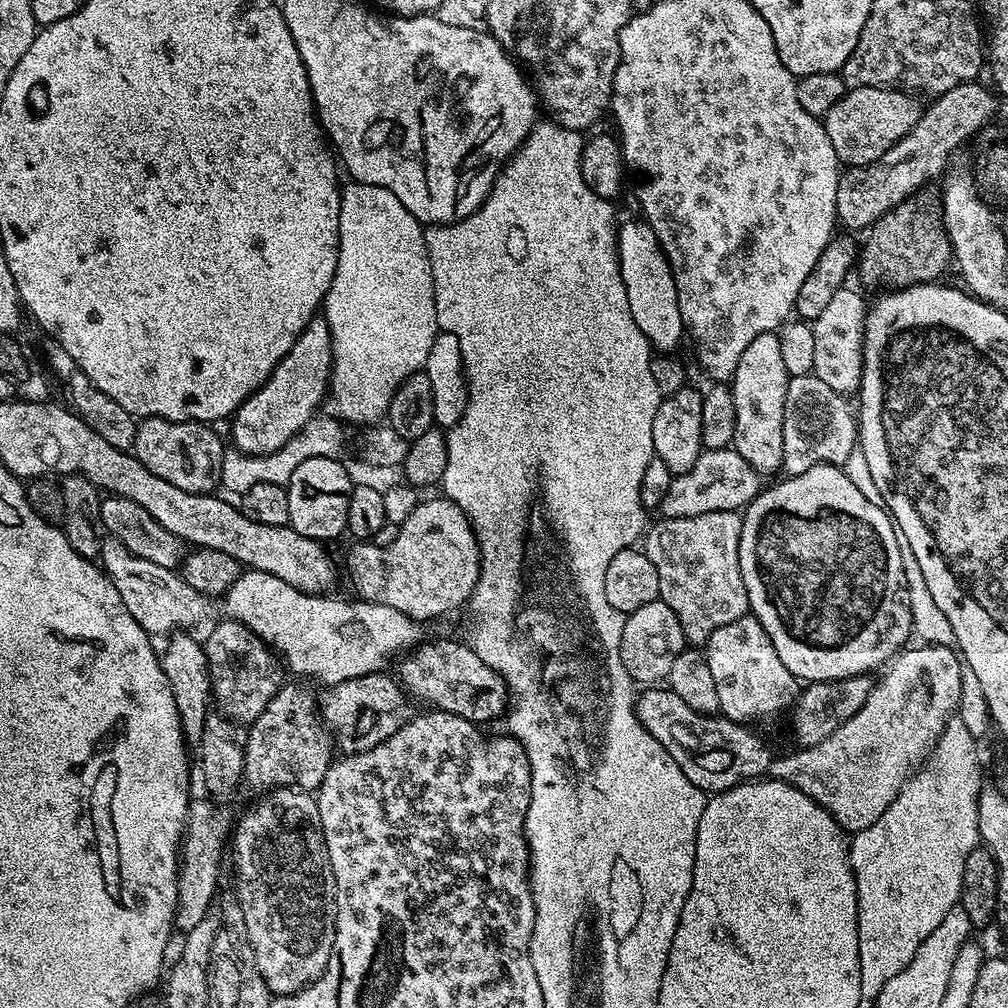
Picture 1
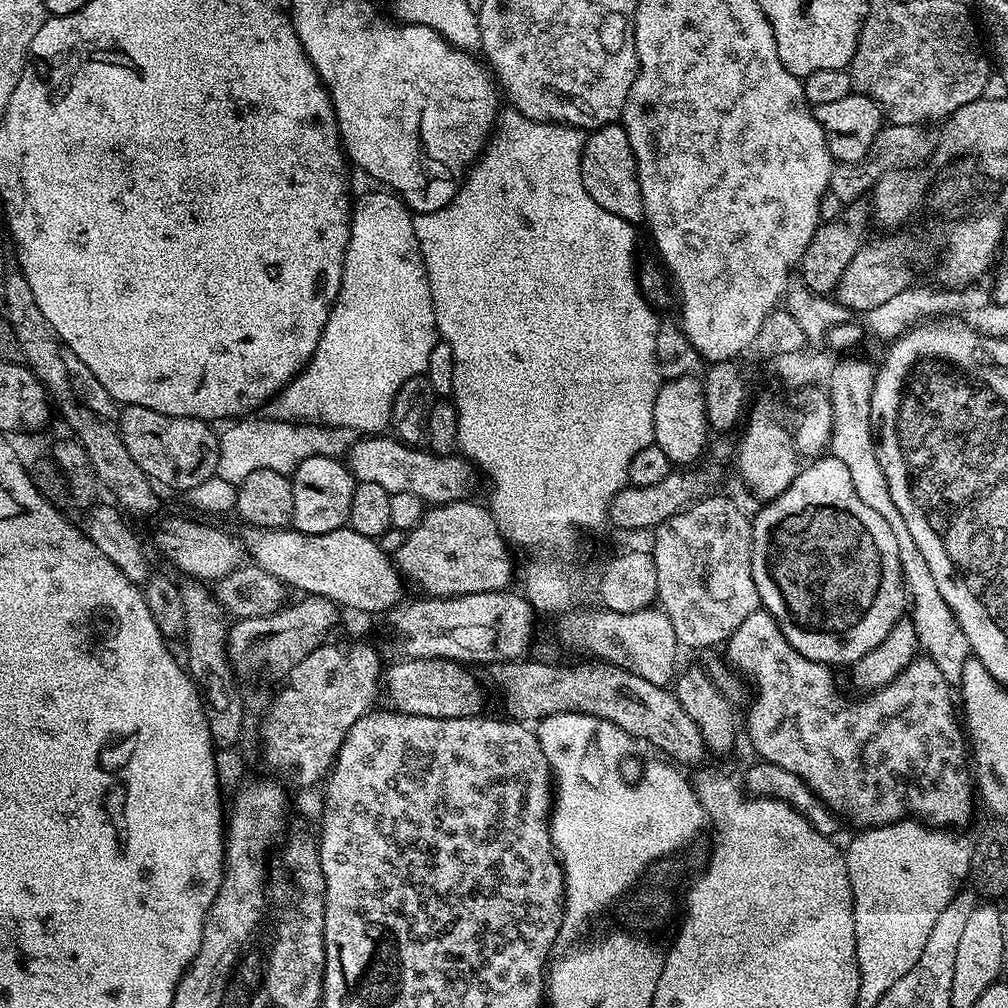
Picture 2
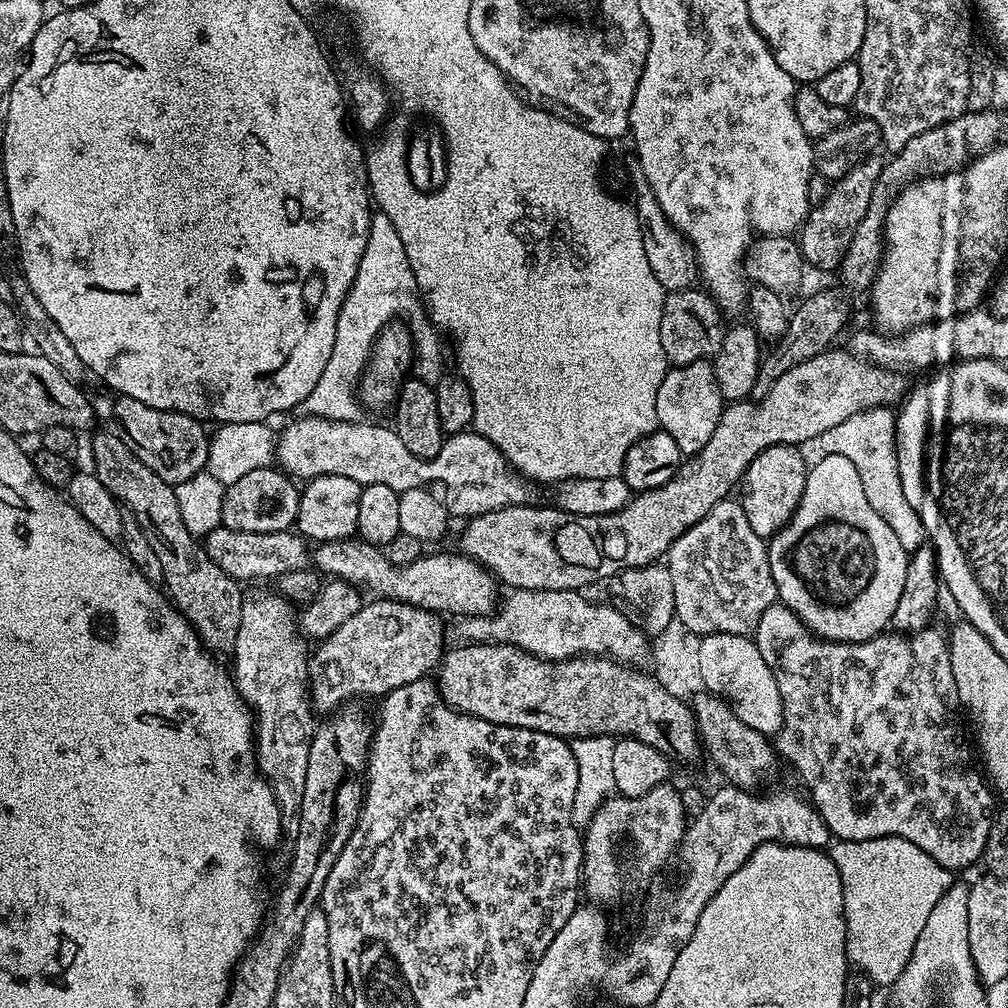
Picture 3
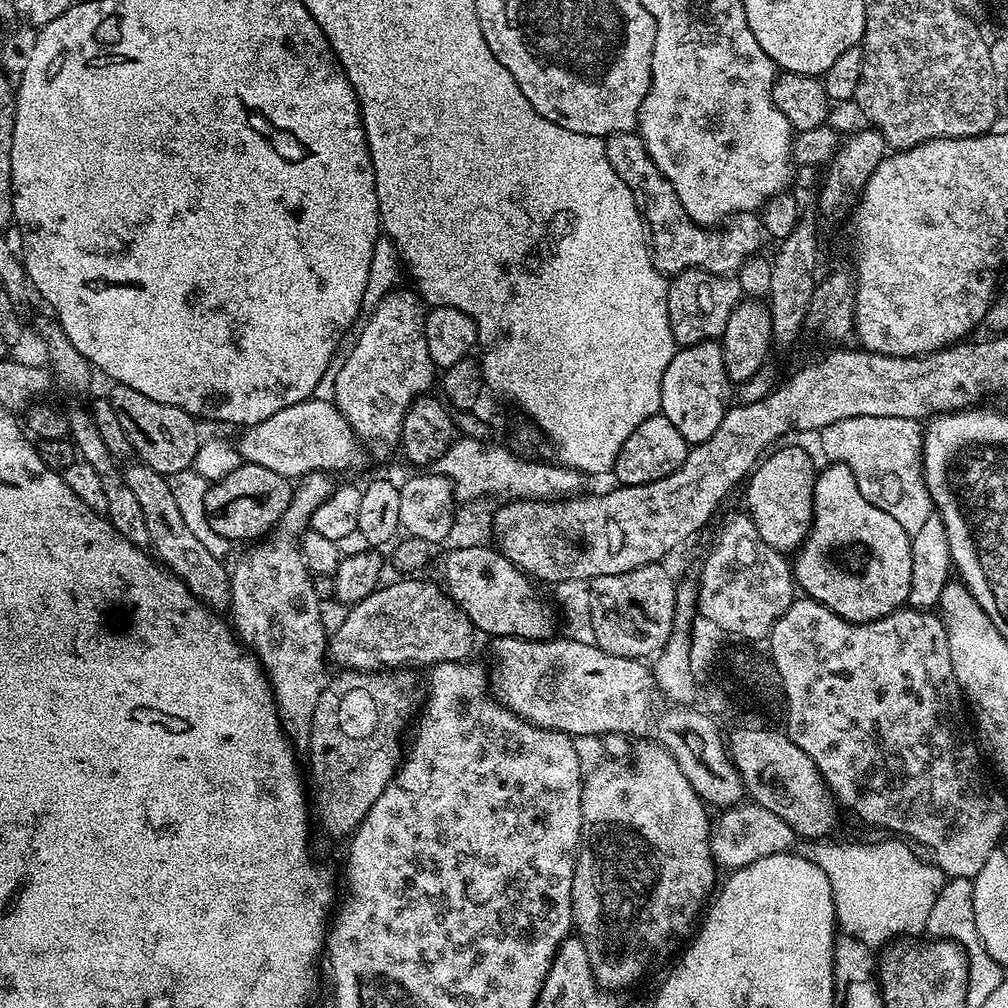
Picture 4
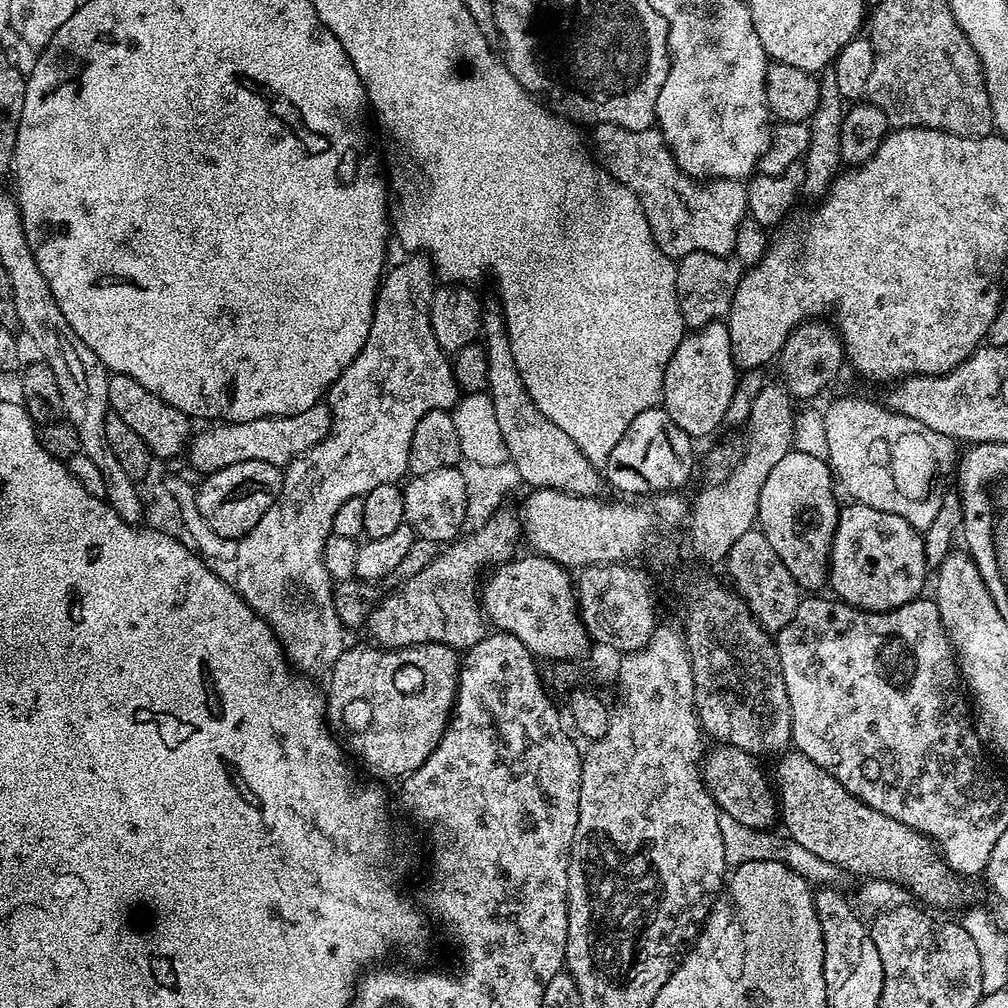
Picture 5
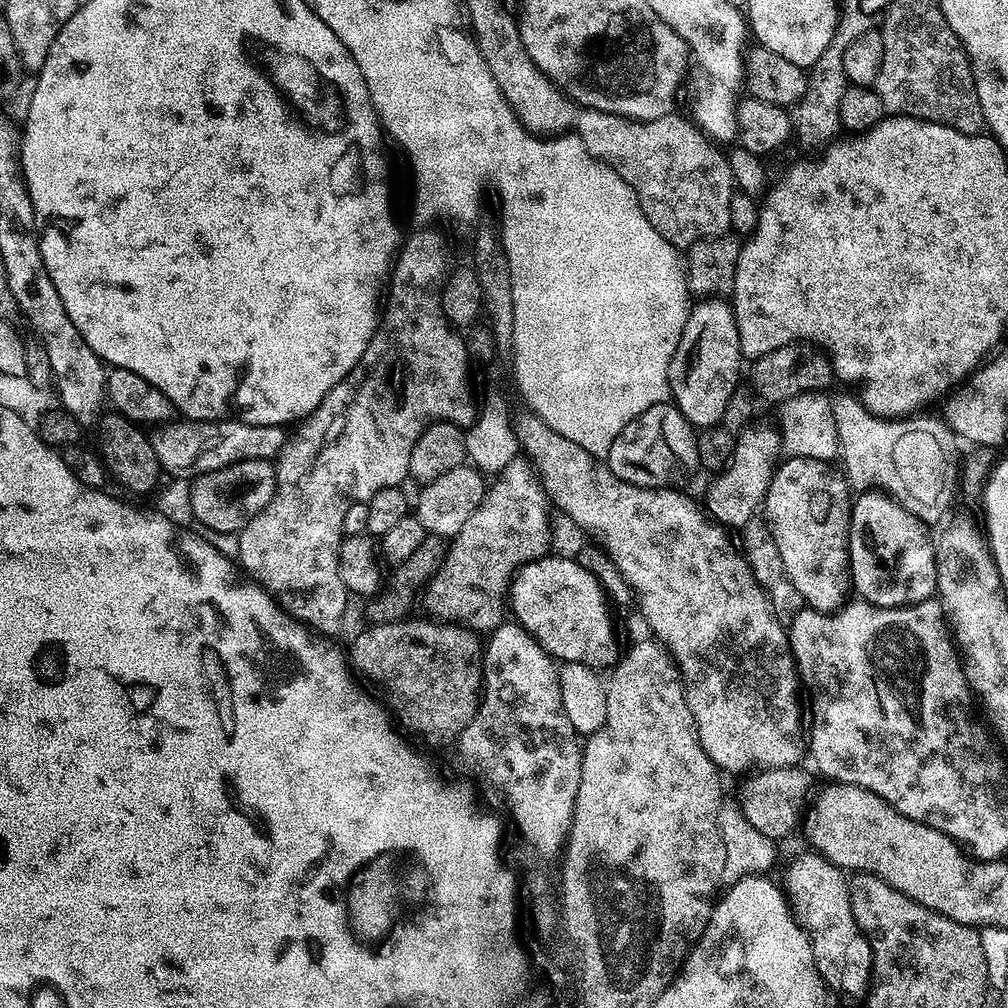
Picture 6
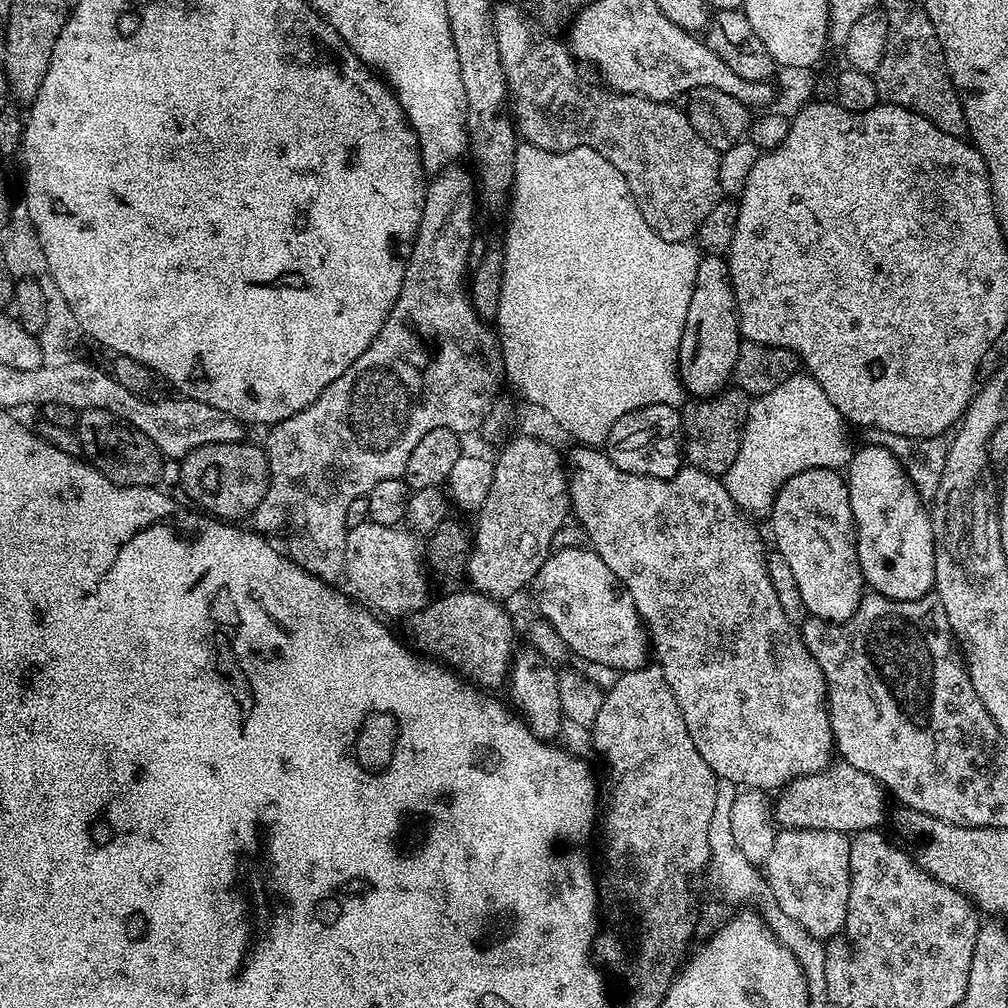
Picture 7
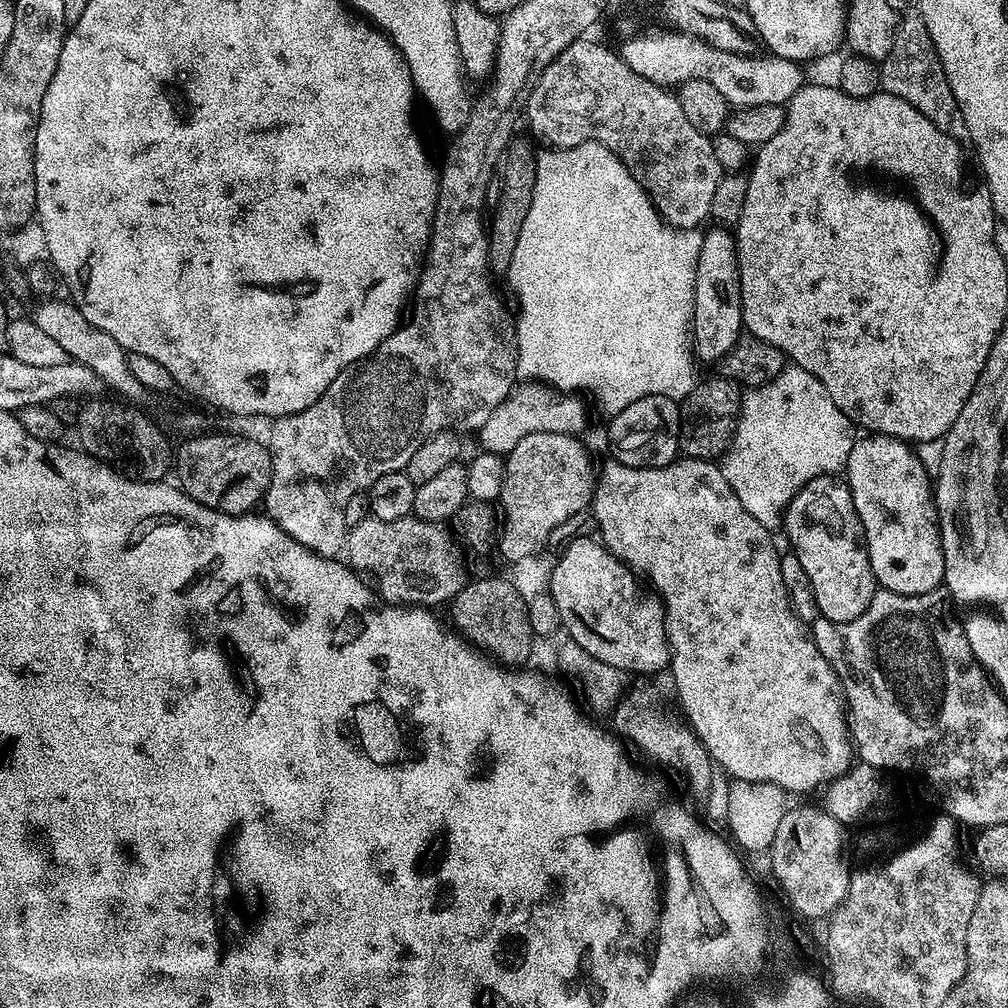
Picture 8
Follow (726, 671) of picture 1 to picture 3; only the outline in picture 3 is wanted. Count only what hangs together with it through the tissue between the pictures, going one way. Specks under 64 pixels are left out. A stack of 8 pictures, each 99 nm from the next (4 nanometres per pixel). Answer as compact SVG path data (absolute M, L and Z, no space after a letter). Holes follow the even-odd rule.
M777 602L768 607L766 614L762 614L754 639L758 650L762 652L762 657L773 671L774 678L777 679L778 691L782 698L784 721L780 732L774 736L774 747L779 759L789 760L793 770L804 779L810 803L826 822L829 833L837 841L869 840L883 836L906 838L906 842L914 842L914 846L926 850L926 854L930 854L934 862L949 870L957 870L956 868L968 868L975 860L977 863L983 857L986 838L990 838L990 826L998 804L994 799L993 789L982 775L981 769L972 768L974 748L970 740L968 745L968 740L964 737L964 728L960 725L961 713L958 709L961 702L958 698L958 686L954 682L954 670L950 666L948 642L945 633L935 632L934 628L929 626L909 636L899 631L888 630L879 636L871 636L869 640L856 641L853 644L841 640L823 640L809 630L790 609Z

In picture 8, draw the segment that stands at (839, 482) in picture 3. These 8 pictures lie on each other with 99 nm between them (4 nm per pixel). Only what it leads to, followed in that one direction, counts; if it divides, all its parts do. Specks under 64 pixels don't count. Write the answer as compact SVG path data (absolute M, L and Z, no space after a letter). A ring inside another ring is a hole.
M861 435L848 455L846 483L862 522L877 585L903 596L937 591L944 582L940 526L936 522L934 484L919 455L893 436Z

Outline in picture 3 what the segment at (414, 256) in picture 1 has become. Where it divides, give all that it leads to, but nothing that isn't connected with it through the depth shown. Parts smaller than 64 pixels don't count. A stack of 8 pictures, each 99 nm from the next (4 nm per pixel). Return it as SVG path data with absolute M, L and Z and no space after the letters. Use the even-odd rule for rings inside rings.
M376 214L370 222L366 248L362 250L356 277L338 314L334 350L330 350L330 360L326 362L326 370L322 370L322 378L318 378L318 386L310 390L302 405L307 415L331 420L361 419L362 405L354 389L357 387L361 372L364 371L364 365L368 363L368 353L372 351L376 336L397 318L407 325L414 337L415 371L420 371L417 373L424 378L439 377L442 369L440 369L440 340L436 337L438 332L430 323L430 317L422 303L414 270L410 270L410 262L406 258L404 243L402 238L398 238L398 230L394 230L390 218Z

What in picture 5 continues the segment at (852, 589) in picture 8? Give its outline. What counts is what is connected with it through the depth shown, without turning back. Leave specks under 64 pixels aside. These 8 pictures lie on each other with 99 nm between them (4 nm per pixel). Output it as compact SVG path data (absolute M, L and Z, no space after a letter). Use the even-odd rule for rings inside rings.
M793 450L770 470L762 486L762 498L758 498L759 531L763 532L766 542L774 546L774 554L782 558L801 590L820 590L830 580L832 537L836 535L841 509L832 493L832 484L834 488L827 459Z

